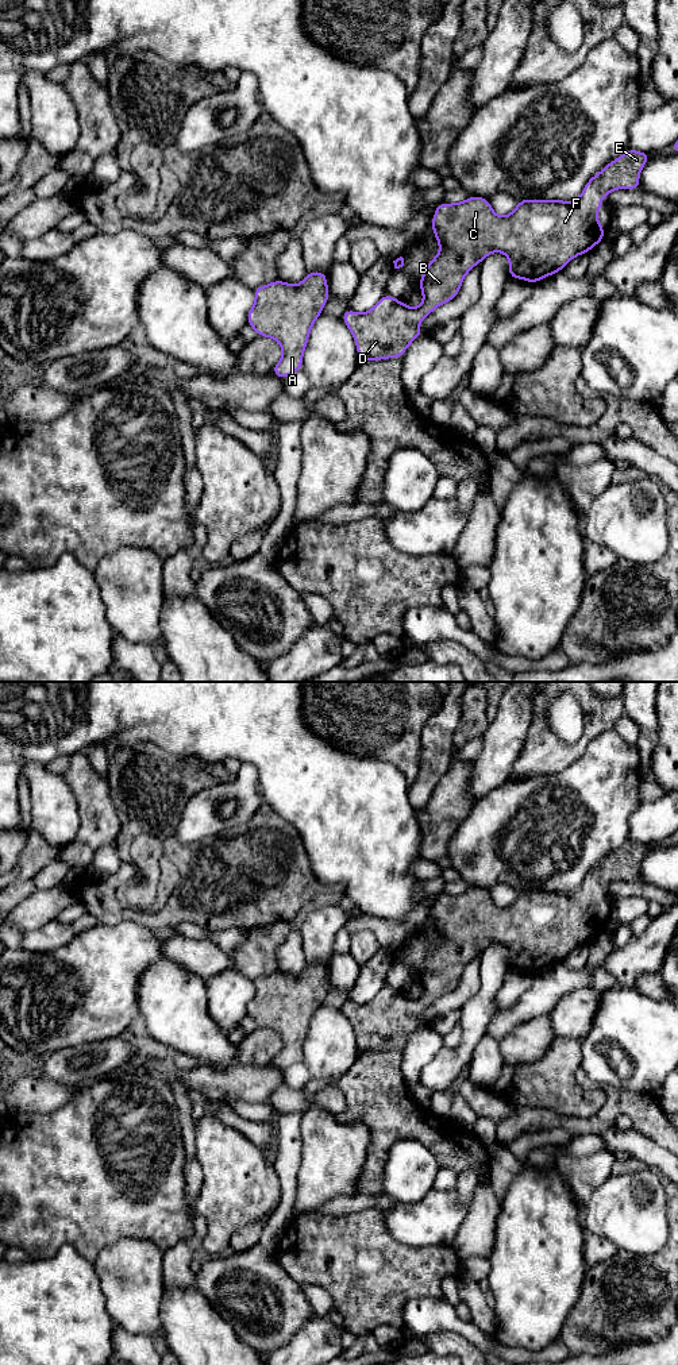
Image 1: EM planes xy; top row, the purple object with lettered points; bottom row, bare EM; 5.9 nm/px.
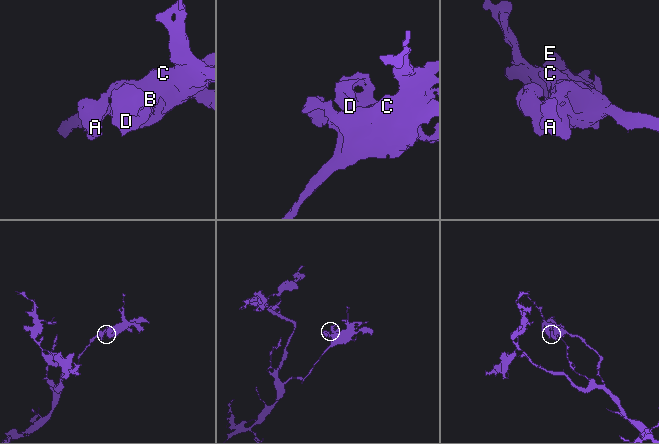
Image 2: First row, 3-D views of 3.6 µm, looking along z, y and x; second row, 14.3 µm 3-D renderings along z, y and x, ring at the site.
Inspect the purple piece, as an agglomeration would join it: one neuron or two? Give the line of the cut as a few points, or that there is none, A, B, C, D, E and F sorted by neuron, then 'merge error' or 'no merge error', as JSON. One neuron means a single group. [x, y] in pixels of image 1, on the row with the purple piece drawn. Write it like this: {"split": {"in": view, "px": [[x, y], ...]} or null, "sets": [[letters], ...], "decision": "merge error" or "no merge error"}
{"split": null, "sets": [["A", "B", "C", "D", "E", "F"]], "decision": "no merge error"}

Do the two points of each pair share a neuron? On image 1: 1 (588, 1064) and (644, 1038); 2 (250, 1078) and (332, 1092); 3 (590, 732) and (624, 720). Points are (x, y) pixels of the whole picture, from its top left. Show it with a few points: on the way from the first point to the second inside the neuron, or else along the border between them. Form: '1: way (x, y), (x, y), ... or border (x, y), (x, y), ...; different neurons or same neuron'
1: way (590, 1045), (598, 1034), (626, 1034); same neuron
2: border (284, 1083), (272, 1094), (268, 1102); different neurons
3: border (624, 713), (612, 729); different neurons

